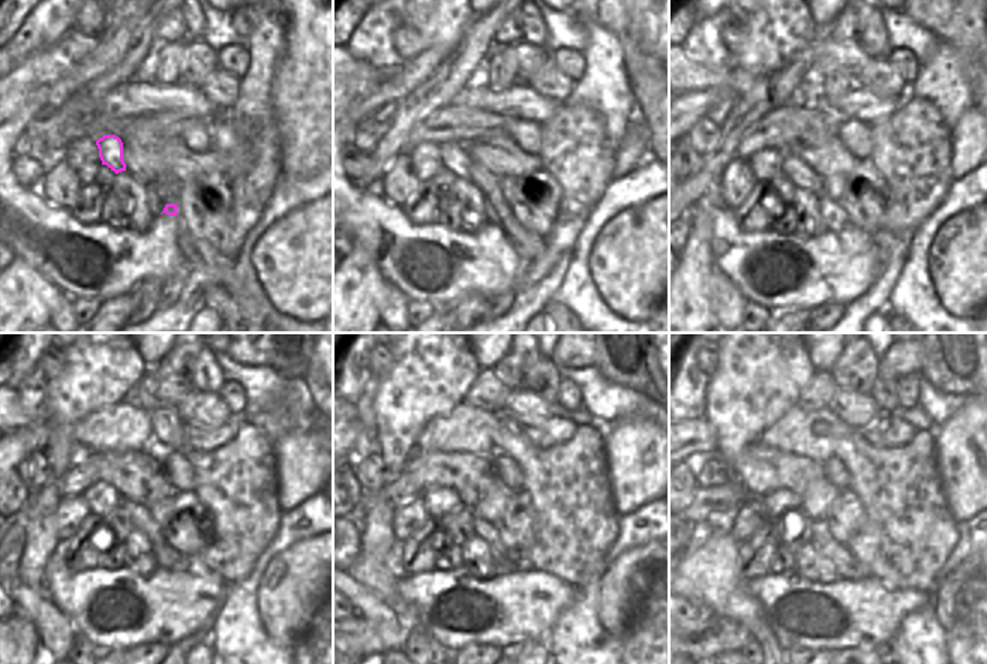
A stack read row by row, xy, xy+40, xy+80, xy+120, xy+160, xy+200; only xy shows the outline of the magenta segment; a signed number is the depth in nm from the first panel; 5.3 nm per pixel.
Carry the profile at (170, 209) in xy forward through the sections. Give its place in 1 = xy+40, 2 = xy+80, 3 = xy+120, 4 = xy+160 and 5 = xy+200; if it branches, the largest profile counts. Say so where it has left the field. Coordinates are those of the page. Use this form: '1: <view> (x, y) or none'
1: xy+40 (504, 213)
2: xy+80 (840, 219)
3: xy+120 (170, 559)
4: xy+160 (507, 559)
5: xy+200 (848, 565)

